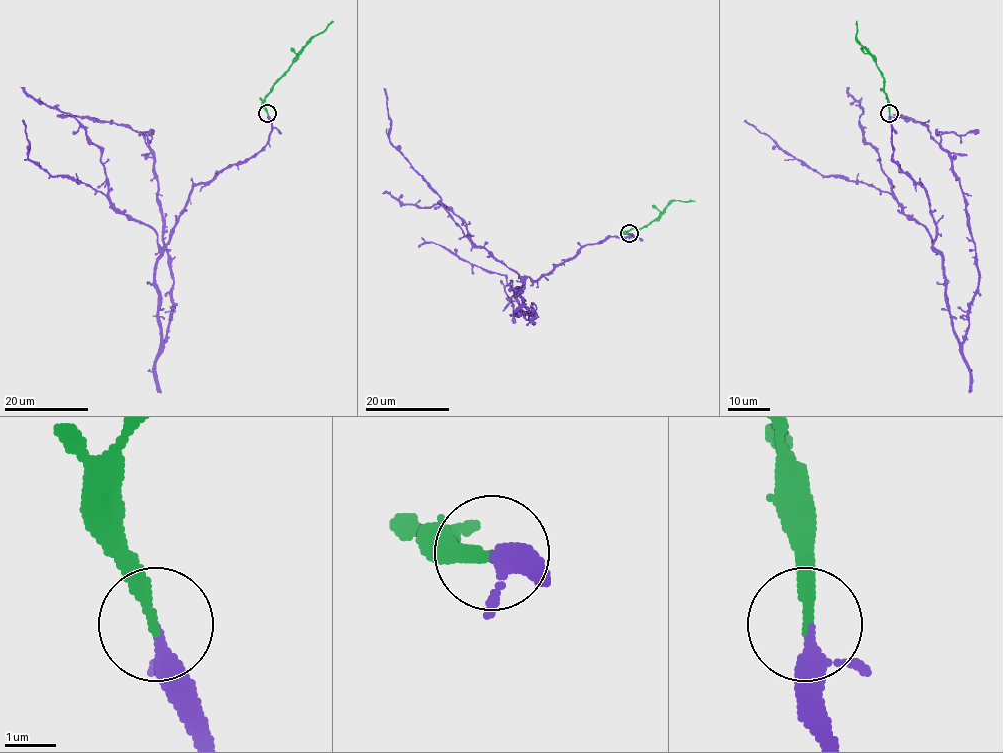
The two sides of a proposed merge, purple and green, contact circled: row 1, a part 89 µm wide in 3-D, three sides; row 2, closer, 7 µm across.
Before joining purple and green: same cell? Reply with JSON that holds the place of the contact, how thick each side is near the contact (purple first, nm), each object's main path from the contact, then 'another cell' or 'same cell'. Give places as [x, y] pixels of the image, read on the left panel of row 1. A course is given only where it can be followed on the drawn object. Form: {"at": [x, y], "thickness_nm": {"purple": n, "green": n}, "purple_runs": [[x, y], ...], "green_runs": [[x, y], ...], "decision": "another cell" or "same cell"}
{"at": [267, 113], "thickness_nm": {"purple": 200, "green": 240}, "purple_runs": [[268, 114], [269, 141], [191, 190], [159, 257], [162, 342], [173, 272], [154, 152], [127, 127], [57, 116]], "green_runs": [[268, 113], [265, 99], [274, 83], [293, 59], [332, 20]], "decision": "same cell"}

